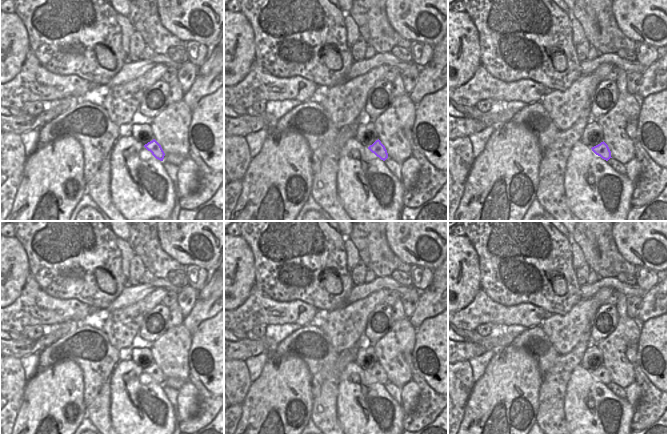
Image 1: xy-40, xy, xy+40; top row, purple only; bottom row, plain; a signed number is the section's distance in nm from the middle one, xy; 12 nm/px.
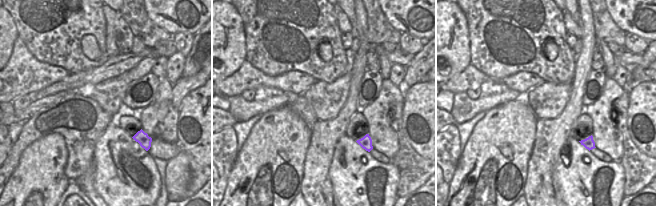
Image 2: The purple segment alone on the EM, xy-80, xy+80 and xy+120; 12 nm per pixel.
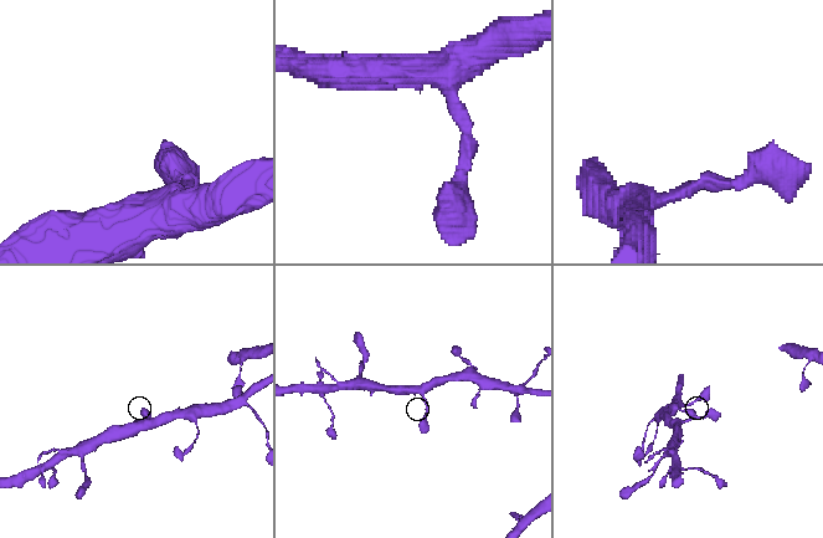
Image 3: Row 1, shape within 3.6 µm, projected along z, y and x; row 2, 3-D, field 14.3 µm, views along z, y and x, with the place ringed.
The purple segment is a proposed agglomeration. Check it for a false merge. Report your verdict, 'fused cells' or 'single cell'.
single cell

